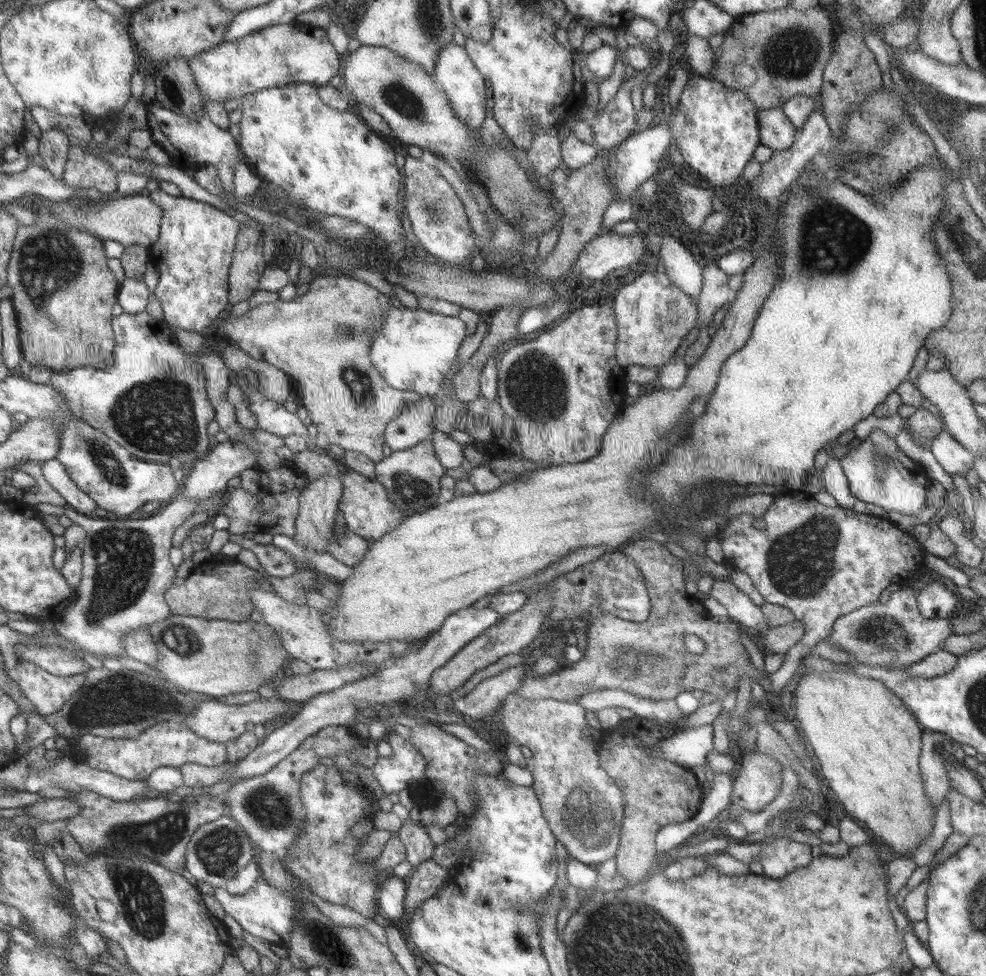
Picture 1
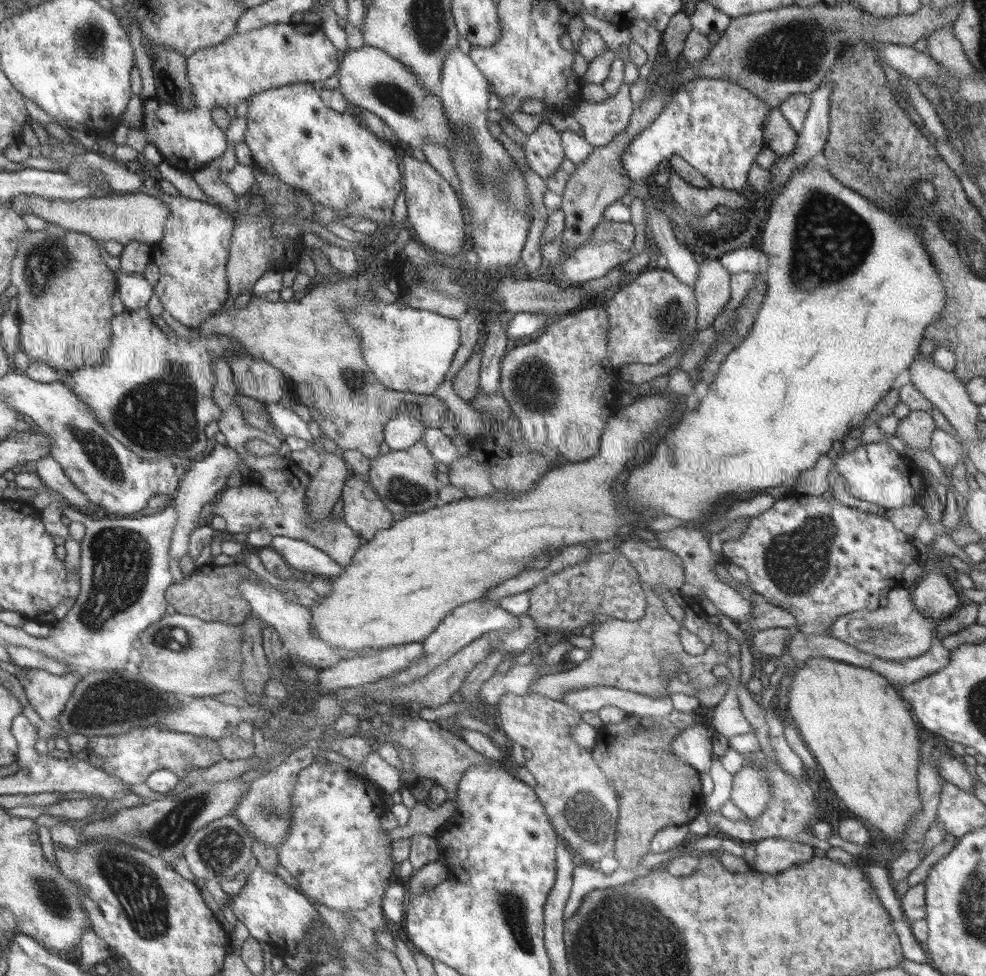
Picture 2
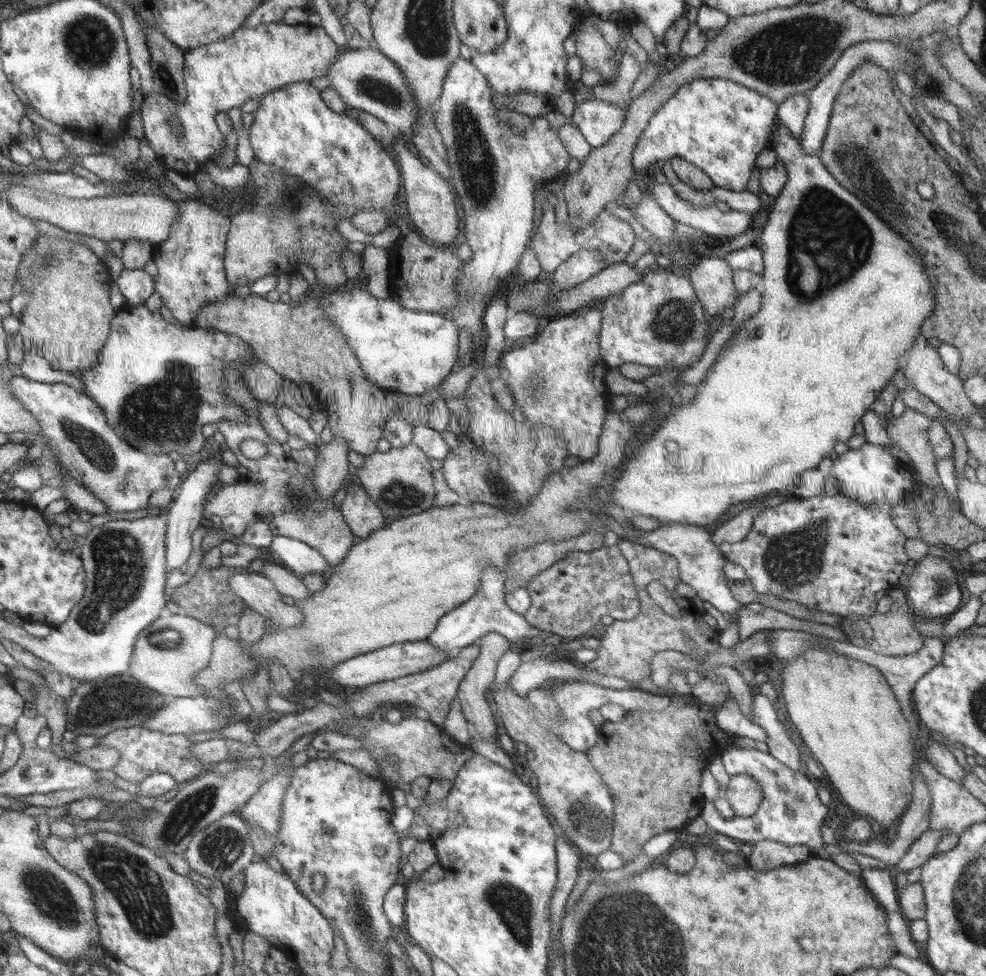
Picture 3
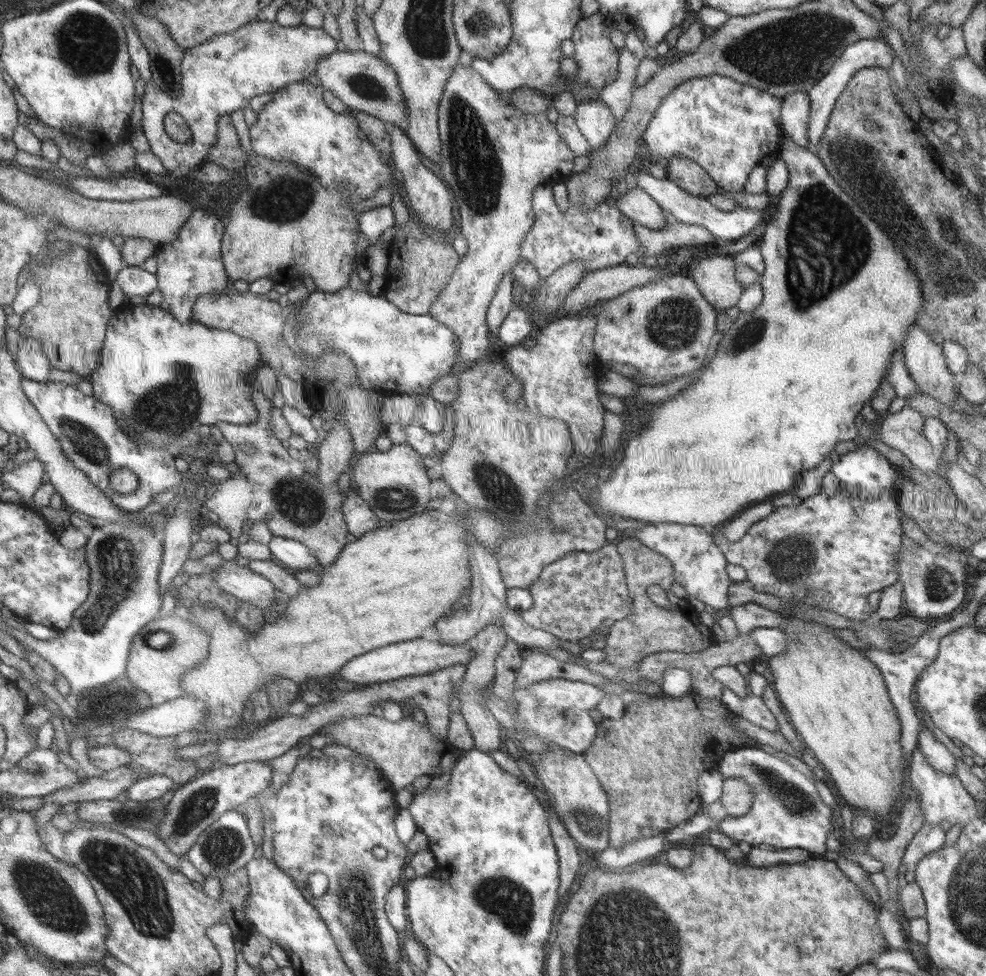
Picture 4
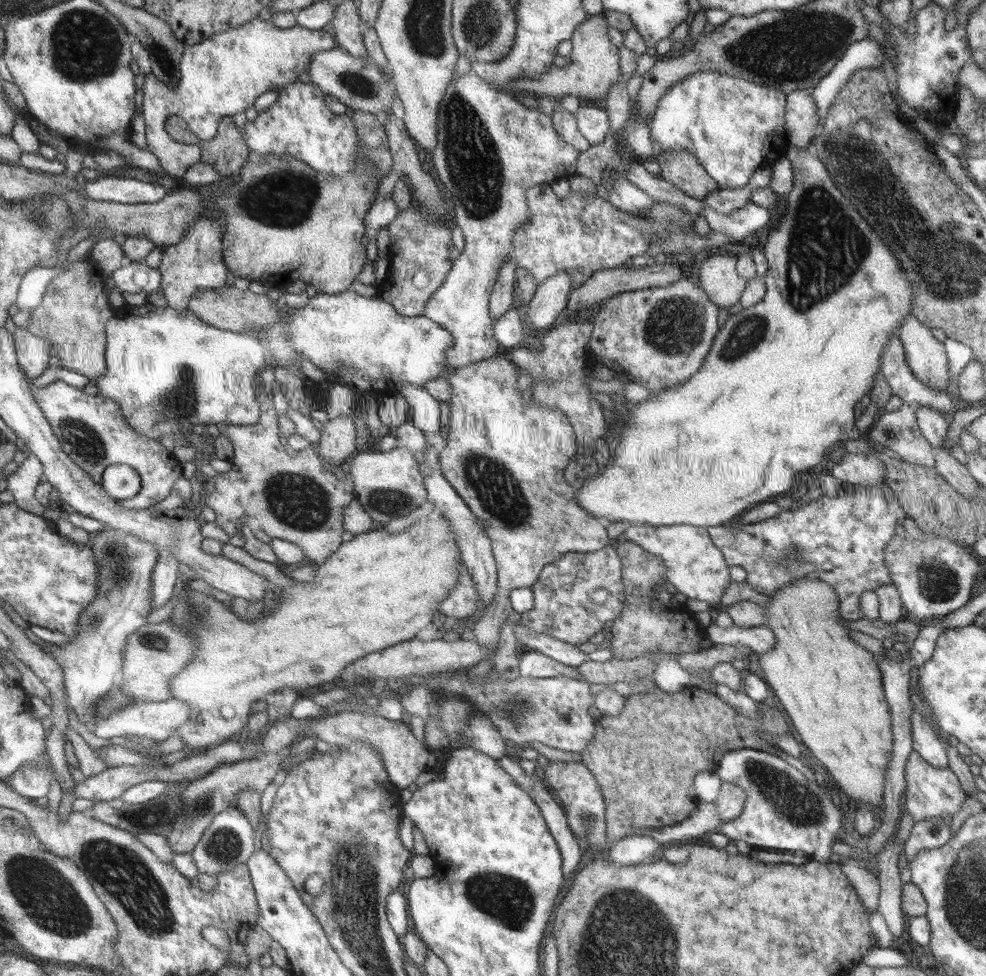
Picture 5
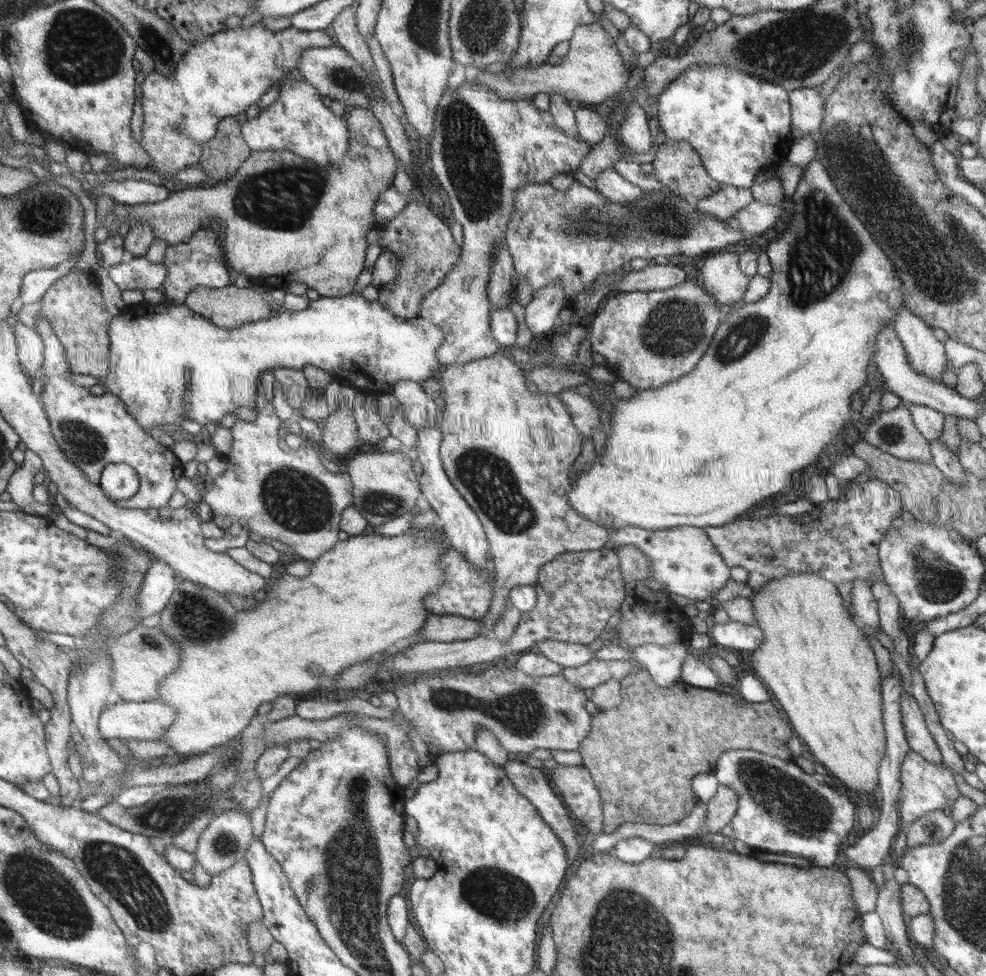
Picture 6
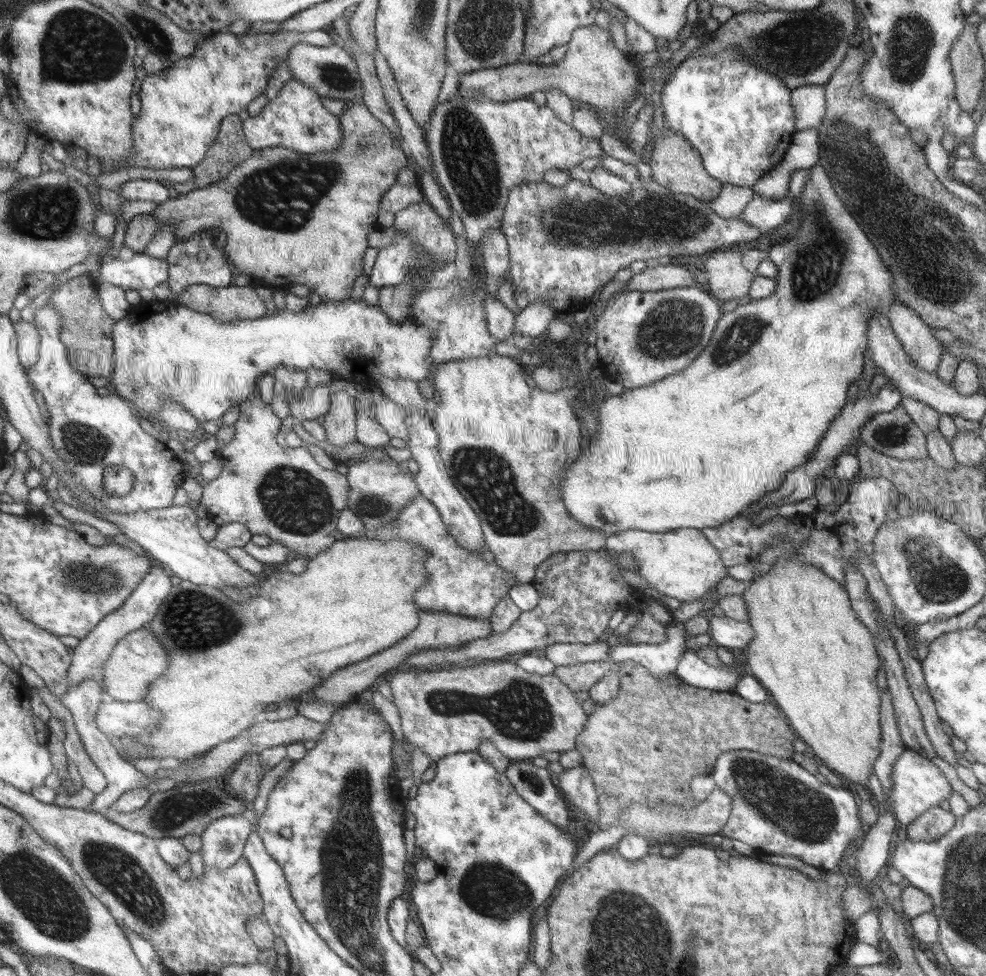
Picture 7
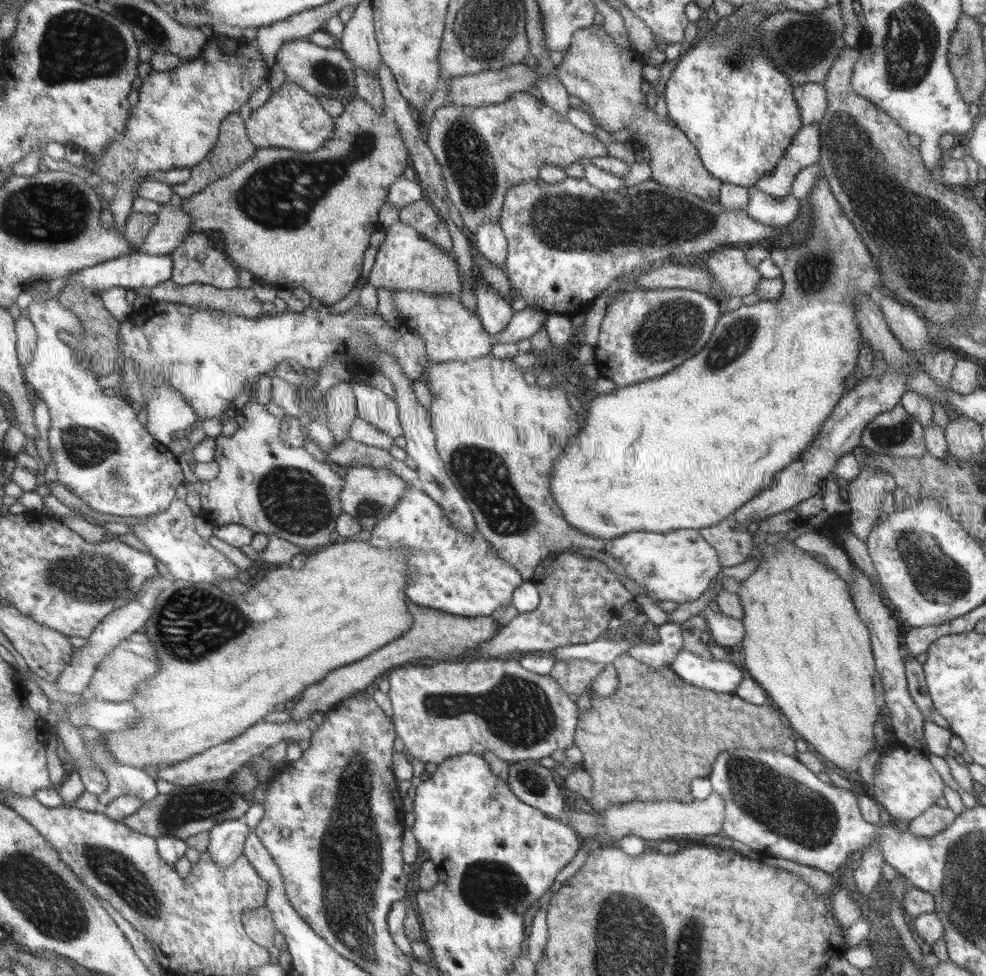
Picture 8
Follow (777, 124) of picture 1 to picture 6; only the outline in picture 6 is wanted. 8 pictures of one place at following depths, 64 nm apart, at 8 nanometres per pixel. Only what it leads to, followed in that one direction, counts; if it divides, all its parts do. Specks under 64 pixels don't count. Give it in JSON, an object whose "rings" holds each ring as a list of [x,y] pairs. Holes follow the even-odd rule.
{"rings":[[[814,160],[810,162],[810,164],[806,164],[806,166],[803,167],[803,170],[804,172],[802,173],[801,179],[798,181],[798,186],[796,187],[795,193],[791,196],[792,202],[794,202],[794,210],[792,210],[792,218],[790,218],[790,223],[783,234],[780,234],[780,236],[778,235],[778,238],[776,238],[774,242],[770,242],[770,244],[768,244],[768,250],[766,250],[773,272],[769,276],[770,288],[768,294],[766,294],[764,298],[758,300],[758,302],[752,302],[751,304],[746,303],[744,307],[730,311],[726,316],[724,316],[722,323],[717,327],[717,332],[714,335],[711,346],[705,352],[705,356],[703,356],[702,360],[700,360],[700,363],[698,363],[696,370],[692,373],[688,374],[686,377],[682,377],[682,379],[678,379],[678,381],[674,381],[674,383],[670,383],[670,385],[665,385],[661,388],[648,389],[644,391],[636,390],[635,396],[629,400],[614,399],[616,402],[613,404],[612,412],[610,412],[610,424],[608,424],[608,428],[610,428],[610,436],[607,437],[606,435],[606,444],[601,451],[602,457],[598,458],[597,455],[597,459],[594,461],[592,467],[590,467],[588,471],[584,471],[584,474],[580,473],[580,475],[578,475],[578,478],[576,478],[576,483],[574,483],[574,486],[571,485],[570,491],[566,494],[570,506],[572,506],[572,508],[574,508],[580,516],[584,516],[584,518],[592,520],[592,522],[597,522],[599,525],[606,527],[608,531],[624,527],[624,524],[628,524],[628,526],[633,527],[638,526],[638,528],[658,530],[681,527],[684,525],[705,529],[706,527],[719,527],[724,524],[734,523],[734,520],[740,518],[743,514],[747,514],[747,511],[750,510],[750,508],[752,508],[752,506],[756,503],[762,502],[773,494],[787,494],[792,485],[792,474],[794,474],[794,472],[802,472],[806,466],[816,464],[816,462],[818,462],[818,456],[826,450],[826,447],[828,447],[828,445],[830,445],[832,441],[840,435],[840,433],[844,433],[844,430],[850,430],[852,410],[850,410],[850,406],[848,406],[848,404],[850,404],[850,400],[852,400],[852,394],[854,394],[854,392],[858,392],[858,390],[866,384],[866,380],[869,380],[869,367],[870,364],[874,364],[873,358],[875,354],[875,346],[877,346],[877,335],[879,334],[879,330],[881,330],[881,328],[885,328],[885,324],[892,325],[893,319],[897,316],[897,312],[899,312],[901,308],[906,307],[906,298],[903,296],[903,280],[898,276],[898,272],[894,268],[894,264],[890,262],[890,258],[884,254],[884,250],[878,246],[878,242],[876,242],[876,240],[872,238],[872,234],[866,230],[864,222],[862,222],[860,218],[856,218],[856,216],[854,216],[854,212],[852,212],[852,207],[850,206],[849,201],[847,201],[839,192],[833,177],[829,175],[828,170],[825,169],[825,166],[822,165],[821,162]]]}

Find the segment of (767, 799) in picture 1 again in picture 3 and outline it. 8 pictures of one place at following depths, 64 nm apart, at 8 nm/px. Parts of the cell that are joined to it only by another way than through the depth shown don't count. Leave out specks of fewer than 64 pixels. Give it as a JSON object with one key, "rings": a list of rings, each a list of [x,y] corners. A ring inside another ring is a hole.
{"rings":[[[734,775],[727,784],[727,791],[724,797],[733,806],[738,816],[754,816],[763,799],[763,792],[750,775]]]}

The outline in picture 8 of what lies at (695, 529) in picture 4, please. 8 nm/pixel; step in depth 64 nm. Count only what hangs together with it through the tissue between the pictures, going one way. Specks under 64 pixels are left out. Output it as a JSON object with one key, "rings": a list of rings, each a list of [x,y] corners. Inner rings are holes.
{"rings":[[[682,529],[667,533],[632,531],[605,541],[606,552],[620,560],[624,572],[648,591],[654,601],[692,602],[700,598],[720,574],[717,549],[699,530]]]}

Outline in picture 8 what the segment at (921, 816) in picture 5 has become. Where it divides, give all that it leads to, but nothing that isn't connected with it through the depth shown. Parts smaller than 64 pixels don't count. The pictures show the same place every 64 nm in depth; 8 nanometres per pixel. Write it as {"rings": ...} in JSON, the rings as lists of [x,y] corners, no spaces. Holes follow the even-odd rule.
{"rings":[[[901,742],[898,747],[893,746],[890,750],[882,752],[874,767],[874,786],[867,784],[868,792],[865,793],[876,800],[882,808],[884,816],[894,822],[902,820],[902,822],[909,823],[935,805],[934,802],[944,794],[946,784],[940,778],[940,774],[934,770],[928,756],[922,751]]]}

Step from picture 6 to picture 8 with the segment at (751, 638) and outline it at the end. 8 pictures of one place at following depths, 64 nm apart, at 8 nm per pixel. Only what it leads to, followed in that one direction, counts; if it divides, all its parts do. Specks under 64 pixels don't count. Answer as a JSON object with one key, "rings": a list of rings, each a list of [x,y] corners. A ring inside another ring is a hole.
{"rings":[[[708,606],[704,609],[704,618],[711,634],[711,641],[720,647],[740,646],[740,642],[746,636],[744,623],[721,611],[712,611]]]}

